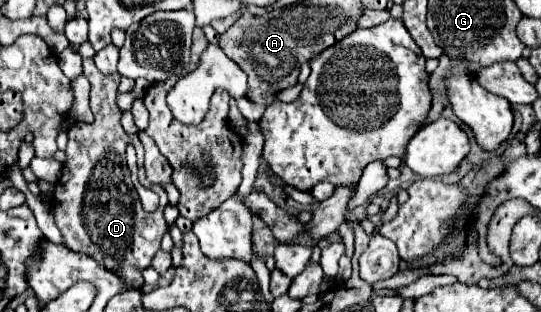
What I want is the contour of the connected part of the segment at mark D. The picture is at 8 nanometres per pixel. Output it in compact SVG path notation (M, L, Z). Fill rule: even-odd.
M84 59L84 75L92 85L90 109L94 113L94 123L78 123L68 131L66 163L54 185L52 199L56 225L62 231L68 249L90 255L94 261L104 263L106 269L120 275L126 285L140 289L144 285L142 271L150 265L160 249L162 235L168 231L164 221L166 205L160 205L154 213L146 213L130 181L130 171L126 167L126 145L130 143L130 137L120 125L120 109L116 107L120 75L100 73L92 59ZM88 187L96 187L96 199L102 203L108 201L108 205L94 207L88 201Z

